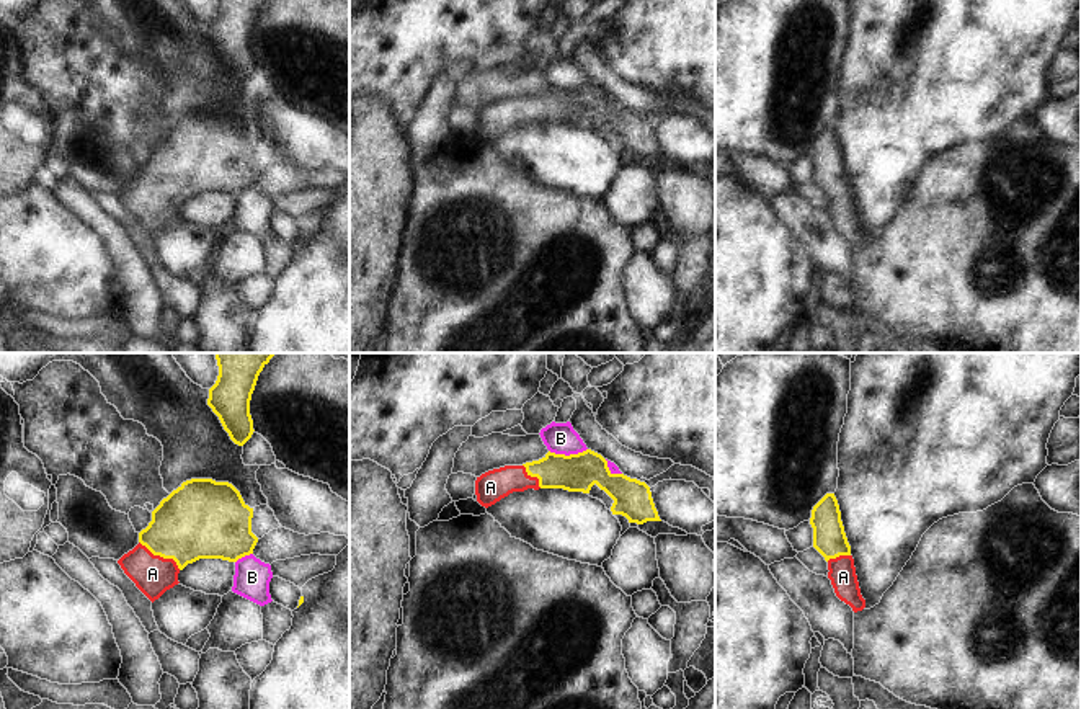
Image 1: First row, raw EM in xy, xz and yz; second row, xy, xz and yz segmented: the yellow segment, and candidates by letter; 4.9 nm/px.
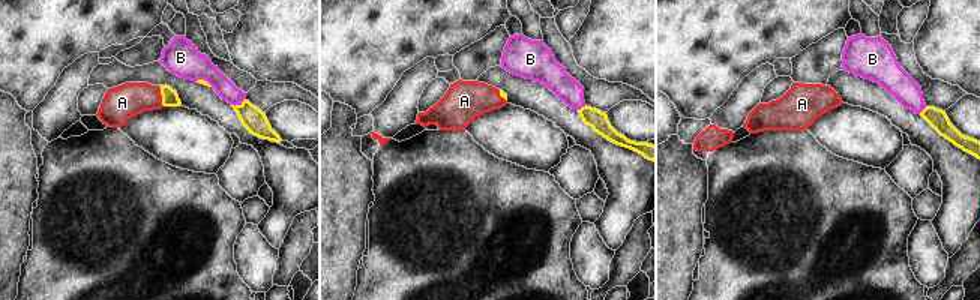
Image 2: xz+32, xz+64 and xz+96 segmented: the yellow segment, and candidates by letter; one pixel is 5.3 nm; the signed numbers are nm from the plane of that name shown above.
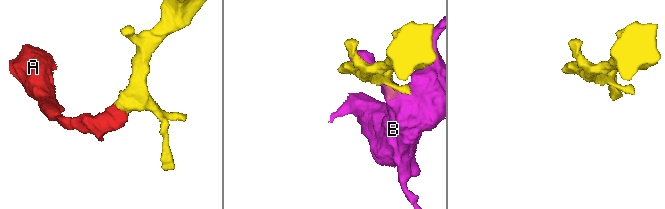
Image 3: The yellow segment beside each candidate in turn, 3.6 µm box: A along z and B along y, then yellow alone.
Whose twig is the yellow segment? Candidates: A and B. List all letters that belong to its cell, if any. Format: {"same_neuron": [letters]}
{"same_neuron": ["A"]}

